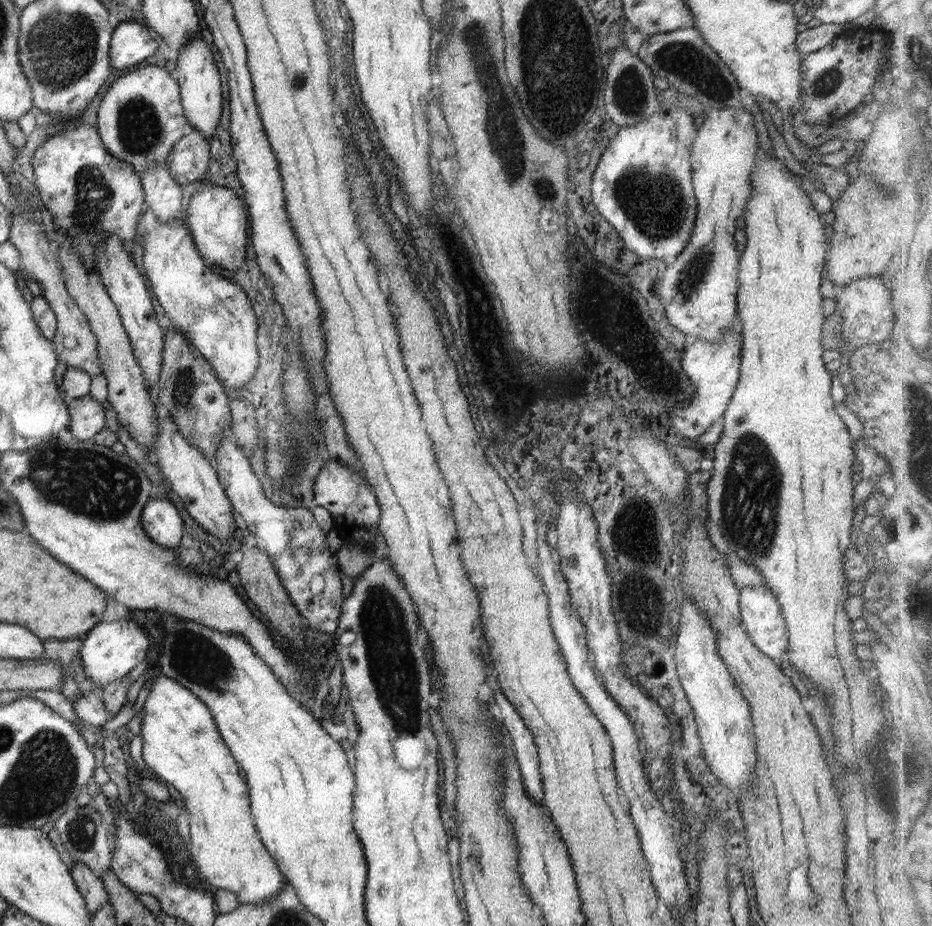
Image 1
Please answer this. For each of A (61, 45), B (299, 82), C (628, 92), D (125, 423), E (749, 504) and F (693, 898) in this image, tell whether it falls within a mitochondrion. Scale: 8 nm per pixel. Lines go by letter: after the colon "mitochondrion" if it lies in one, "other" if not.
A: mitochondrion
B: other
C: mitochondrion
D: other
E: mitochondrion
F: other

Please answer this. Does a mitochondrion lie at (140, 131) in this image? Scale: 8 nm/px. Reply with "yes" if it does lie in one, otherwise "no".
yes

